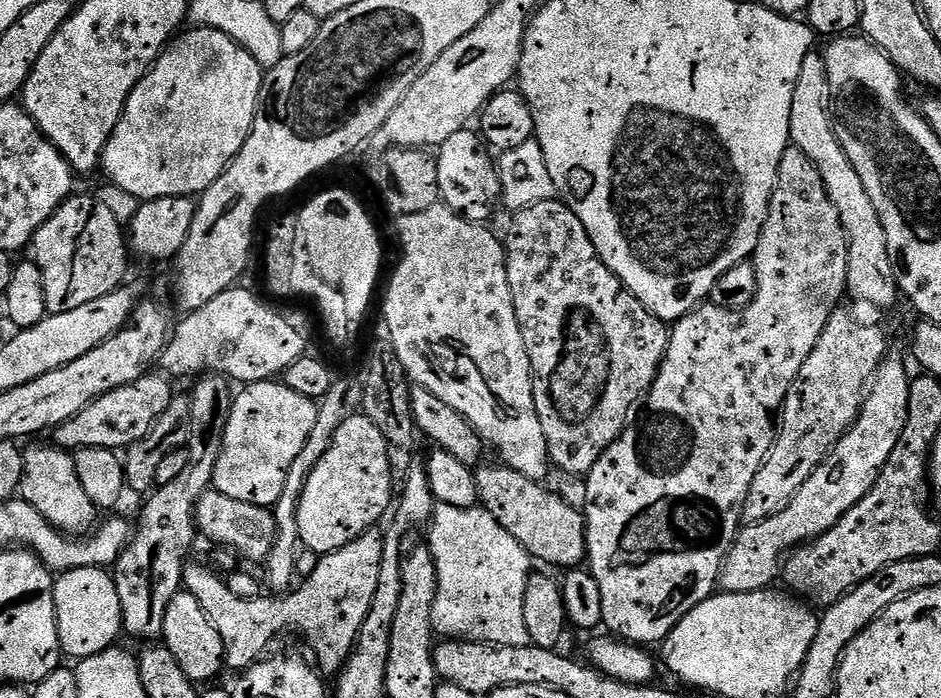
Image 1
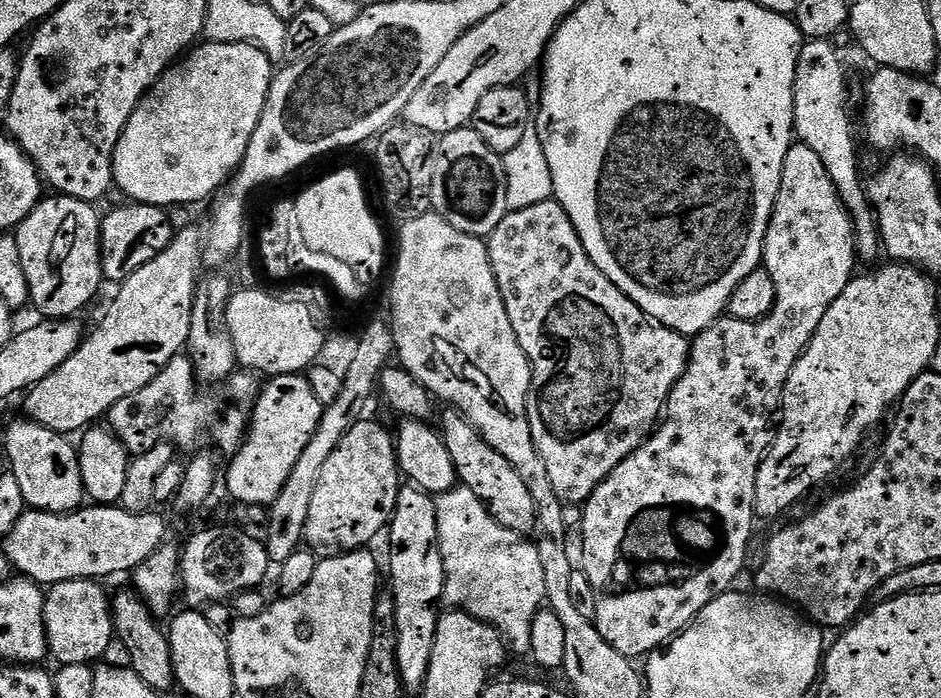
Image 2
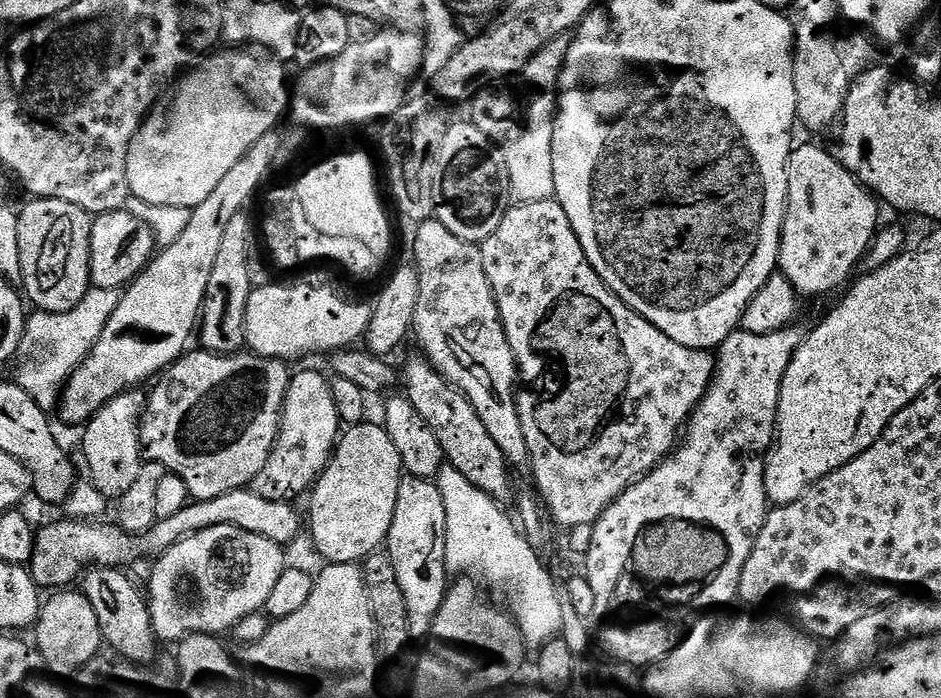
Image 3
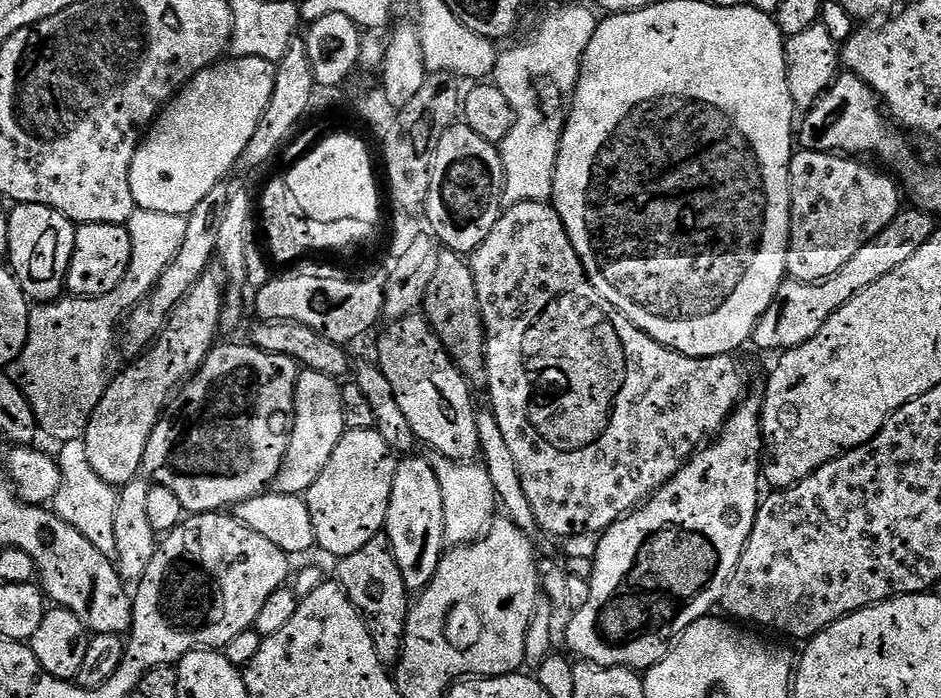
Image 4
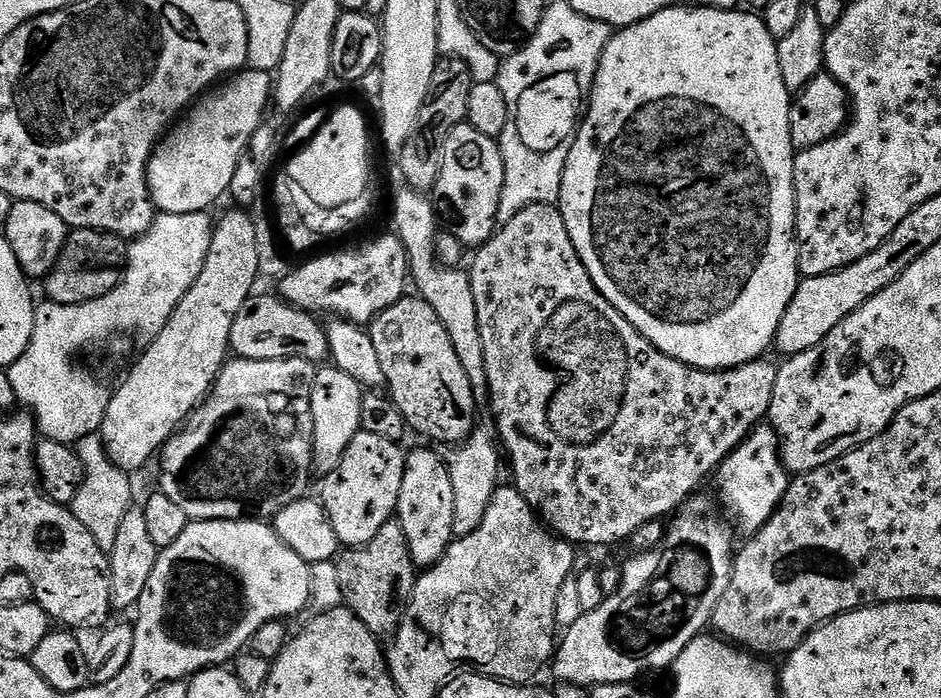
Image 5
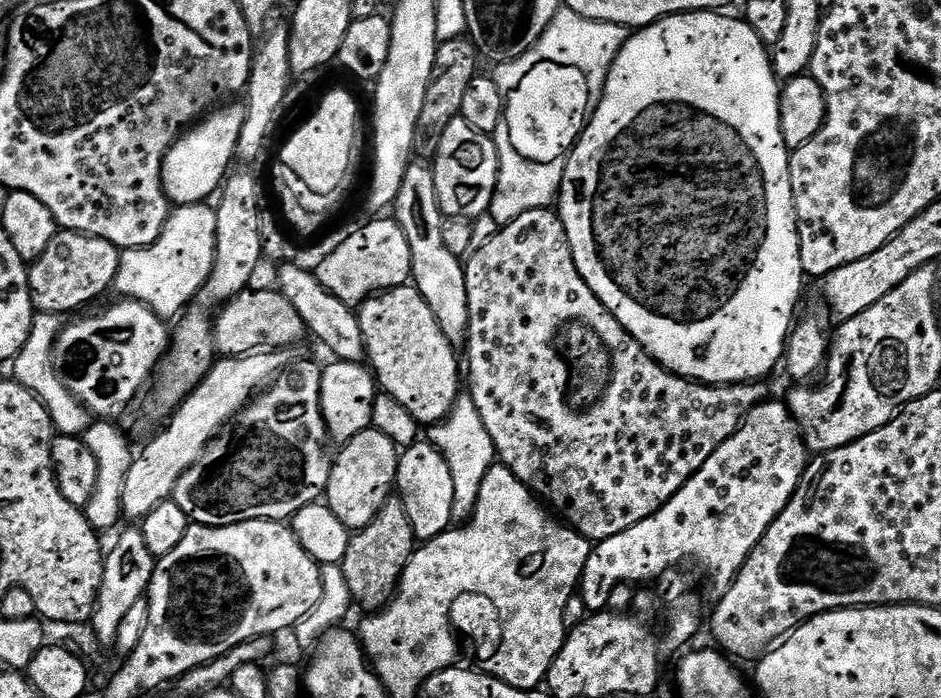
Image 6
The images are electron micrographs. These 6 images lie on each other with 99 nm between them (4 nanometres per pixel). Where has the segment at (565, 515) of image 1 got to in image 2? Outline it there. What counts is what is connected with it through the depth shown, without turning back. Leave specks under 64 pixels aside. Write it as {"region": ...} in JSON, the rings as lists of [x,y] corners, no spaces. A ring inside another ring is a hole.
{"region":[[[448,410],[444,416],[442,435],[446,450],[450,450],[450,458],[454,458],[459,483],[478,494],[478,498],[502,527],[521,534],[528,534],[531,528],[537,527],[536,503],[519,470],[509,460],[502,458],[494,446],[487,444],[474,425],[468,423],[459,412]]]}

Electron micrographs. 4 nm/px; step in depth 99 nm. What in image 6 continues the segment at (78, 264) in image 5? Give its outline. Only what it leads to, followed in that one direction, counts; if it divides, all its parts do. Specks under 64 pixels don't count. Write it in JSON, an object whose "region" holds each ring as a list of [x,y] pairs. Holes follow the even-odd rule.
{"region":[[[57,231],[37,260],[28,268],[28,289],[36,312],[63,317],[64,312],[76,312],[96,300],[116,283],[121,249],[106,238],[94,238],[81,232]]]}

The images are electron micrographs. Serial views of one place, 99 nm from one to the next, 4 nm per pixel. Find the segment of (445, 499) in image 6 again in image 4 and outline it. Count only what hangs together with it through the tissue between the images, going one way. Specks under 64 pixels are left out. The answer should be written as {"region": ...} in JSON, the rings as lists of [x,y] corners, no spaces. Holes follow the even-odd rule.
{"region":[[[405,455],[396,465],[386,535],[392,543],[394,558],[402,570],[406,586],[410,590],[423,590],[431,583],[441,562],[444,561],[446,506],[437,465],[432,465],[430,461],[416,455]]]}

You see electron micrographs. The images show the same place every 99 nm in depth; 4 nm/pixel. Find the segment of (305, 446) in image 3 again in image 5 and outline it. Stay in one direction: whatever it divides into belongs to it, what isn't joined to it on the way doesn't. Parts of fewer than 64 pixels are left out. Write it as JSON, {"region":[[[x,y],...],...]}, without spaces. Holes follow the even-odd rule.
{"region":[[[335,366],[316,368],[316,376],[312,379],[310,390],[310,410],[312,411],[312,466],[317,473],[333,472],[356,433],[361,431],[360,414],[363,397],[361,384],[354,382],[350,374],[342,374],[342,370],[338,370]]]}

